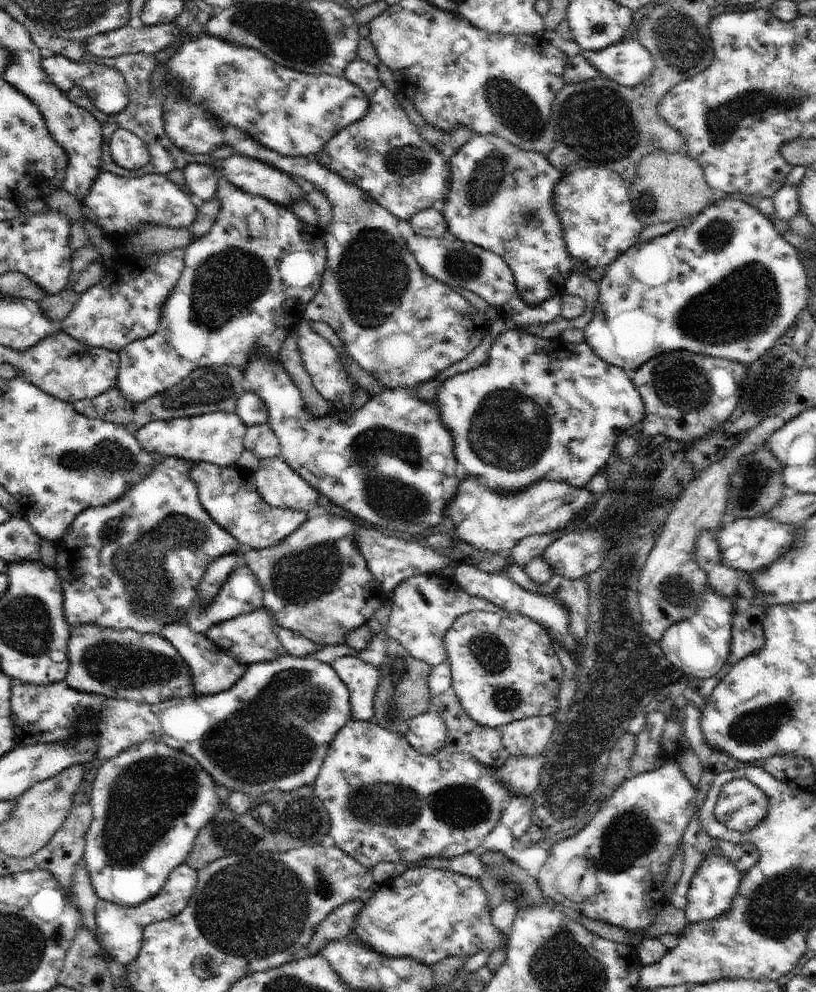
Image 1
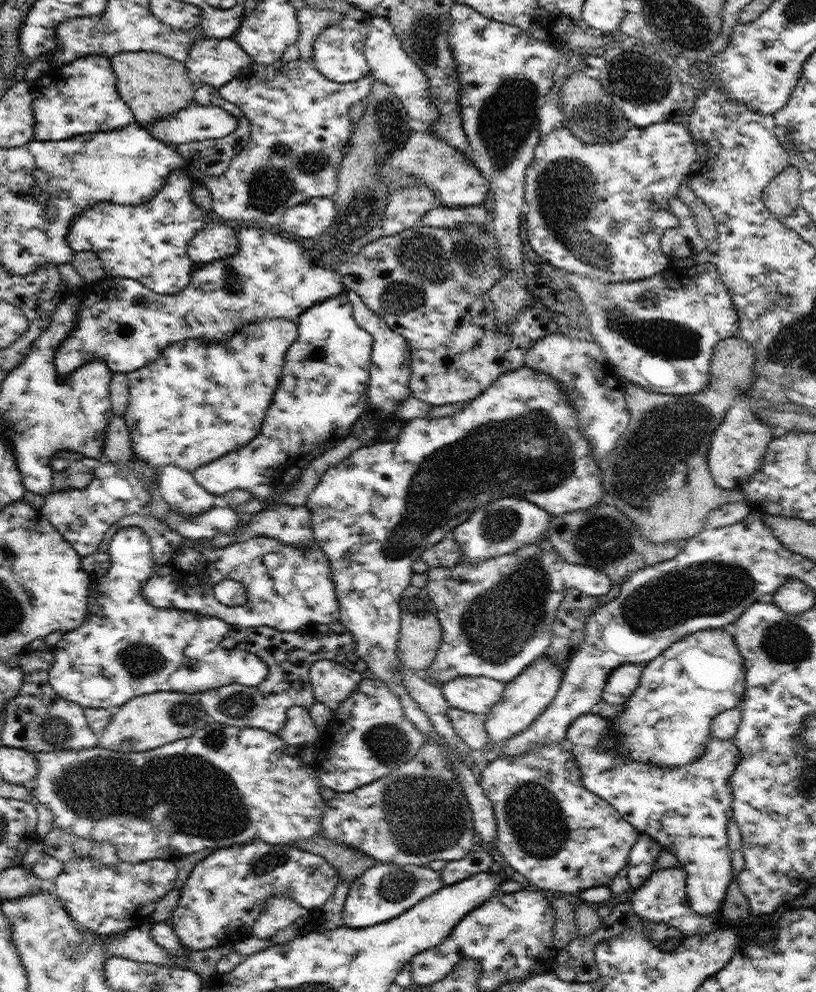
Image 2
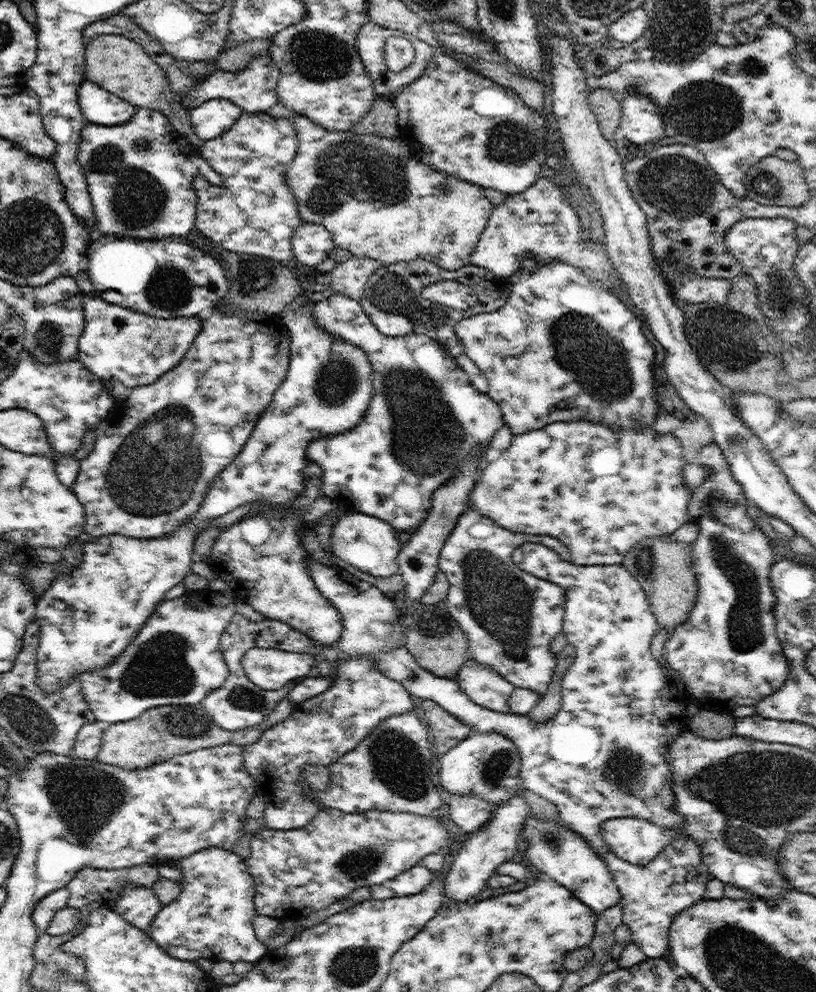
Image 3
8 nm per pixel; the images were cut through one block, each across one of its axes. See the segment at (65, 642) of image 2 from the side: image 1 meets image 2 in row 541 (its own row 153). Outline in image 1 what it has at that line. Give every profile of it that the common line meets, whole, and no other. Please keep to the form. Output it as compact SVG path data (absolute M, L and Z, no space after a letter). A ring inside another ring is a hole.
M118 129L110 140L110 156L122 168L137 171L150 162L147 144L132 132Z

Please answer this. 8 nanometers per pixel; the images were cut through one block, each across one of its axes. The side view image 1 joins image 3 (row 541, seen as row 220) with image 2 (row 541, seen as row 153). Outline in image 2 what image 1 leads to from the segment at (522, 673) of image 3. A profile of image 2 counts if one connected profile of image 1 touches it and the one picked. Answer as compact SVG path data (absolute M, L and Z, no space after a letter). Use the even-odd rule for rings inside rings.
M502 497L478 507L472 515L452 531L454 540L460 543L462 559L483 562L488 557L500 557L504 553L518 551L526 543L543 542L551 516L540 505L524 497Z

